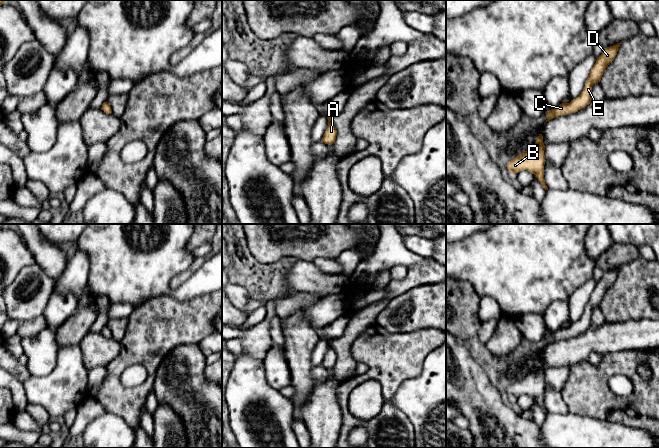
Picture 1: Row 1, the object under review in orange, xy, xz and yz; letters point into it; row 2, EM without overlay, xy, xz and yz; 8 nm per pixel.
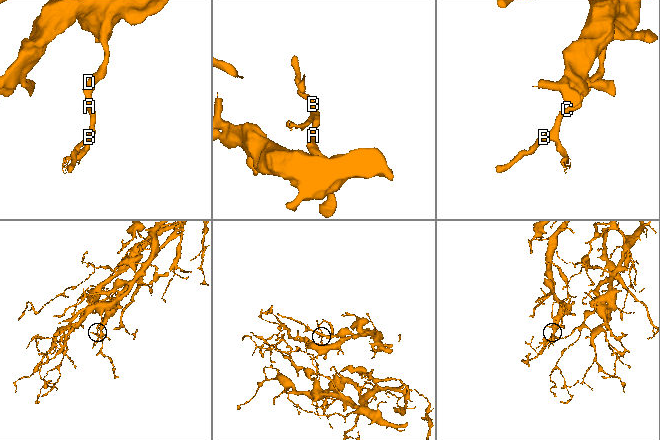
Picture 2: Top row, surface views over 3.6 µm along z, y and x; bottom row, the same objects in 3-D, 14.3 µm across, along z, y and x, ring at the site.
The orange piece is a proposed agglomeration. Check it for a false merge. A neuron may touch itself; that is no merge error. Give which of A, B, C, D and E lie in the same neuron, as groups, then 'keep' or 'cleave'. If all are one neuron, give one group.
groups A B C D E; keep

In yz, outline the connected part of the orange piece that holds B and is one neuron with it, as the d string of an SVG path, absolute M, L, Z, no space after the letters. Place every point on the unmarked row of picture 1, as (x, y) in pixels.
M539 358L533 371L517 379L513 384L507 387L507 393L515 399L516 397L526 394L535 399L540 405L543 412L548 414L544 404L544 379L545 369L543 367L543 360Z

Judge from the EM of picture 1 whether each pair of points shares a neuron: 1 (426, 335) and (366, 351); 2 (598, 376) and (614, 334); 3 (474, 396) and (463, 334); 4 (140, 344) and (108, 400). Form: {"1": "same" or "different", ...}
{"1": "same", "2": "different", "3": "different", "4": "same"}

